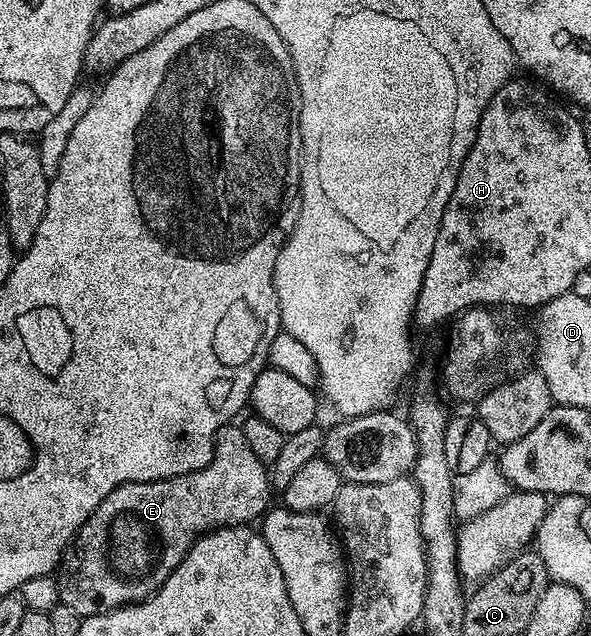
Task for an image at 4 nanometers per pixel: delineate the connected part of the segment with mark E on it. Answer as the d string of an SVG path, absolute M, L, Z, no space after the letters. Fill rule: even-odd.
M237 423L224 425L217 433L217 442L213 445L213 458L211 463L207 463L207 467L187 475L169 477L165 481L126 481L125 484L115 487L115 491L111 491L111 495L107 495L107 499L103 499L103 503L99 503L99 507L95 507L95 511L87 519L87 523L83 523L83 527L77 532L77 536L69 544L69 548L65 550L65 556L62 557L61 564L56 570L55 576L61 596L60 604L71 607L71 611L75 611L84 619L93 617L96 613L110 613L111 610L121 609L125 605L136 605L138 601L152 597L160 589L161 584L175 571L175 567L179 567L179 563L189 553L190 545L198 537L209 532L210 529L219 529L223 525L249 525L257 516L258 520L270 508L269 493L271 494L270 470L261 462L259 455L255 455L255 451L251 451L251 446L247 444L241 425Z

